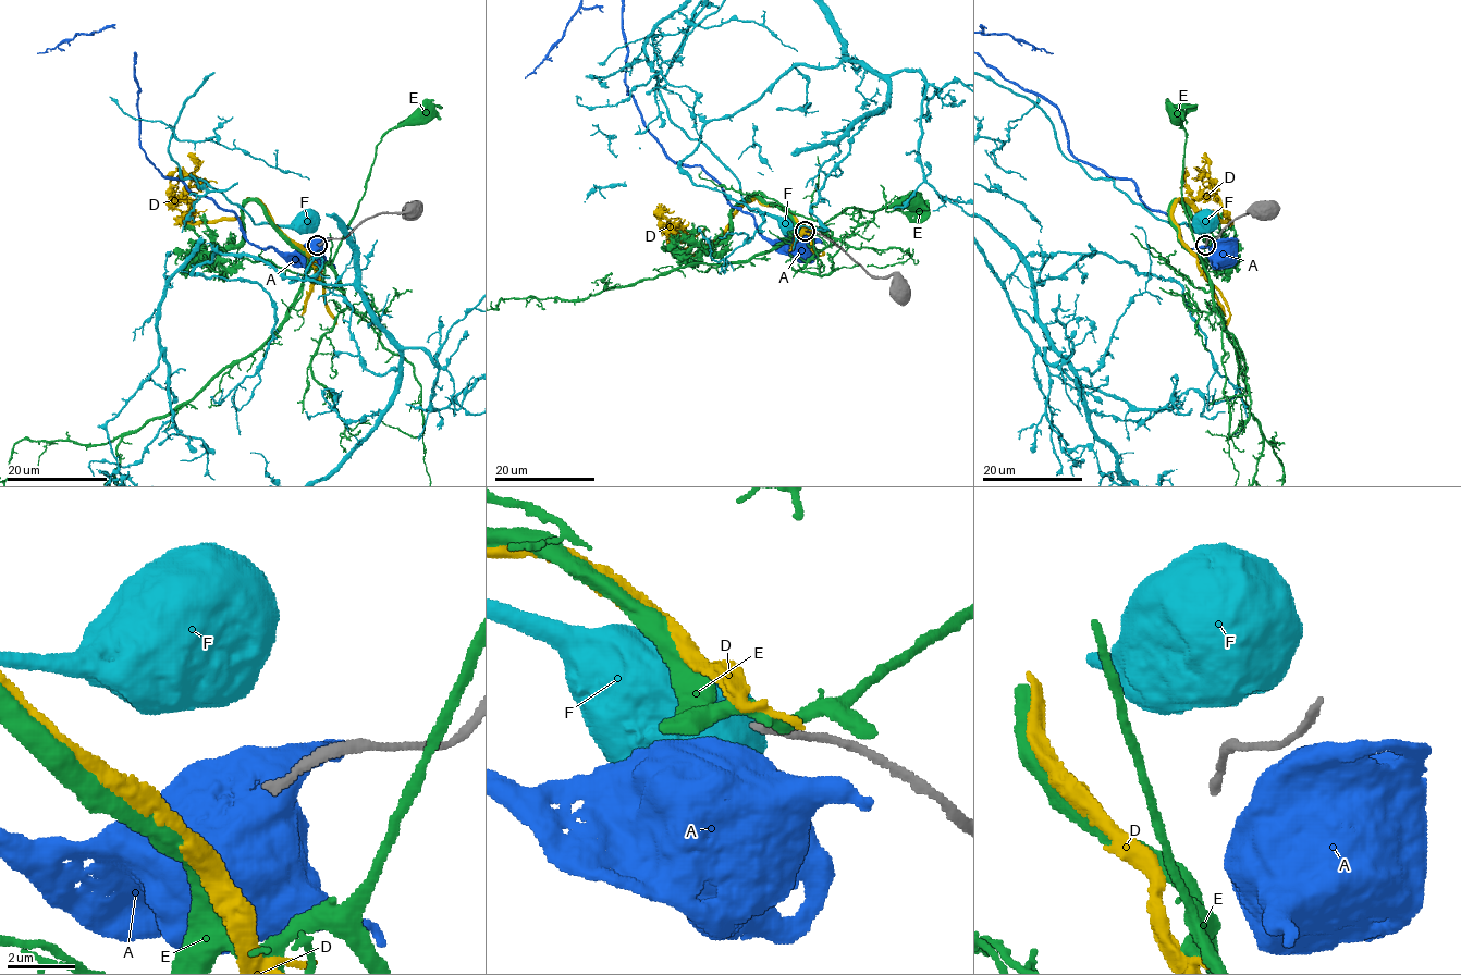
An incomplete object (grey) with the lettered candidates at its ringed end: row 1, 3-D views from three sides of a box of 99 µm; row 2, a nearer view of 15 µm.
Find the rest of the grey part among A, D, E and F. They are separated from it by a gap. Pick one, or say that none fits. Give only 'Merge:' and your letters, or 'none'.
Merge: none

